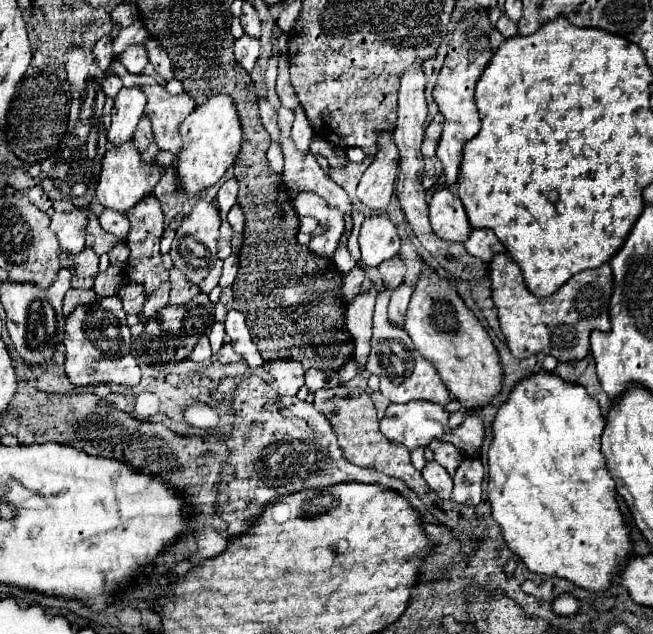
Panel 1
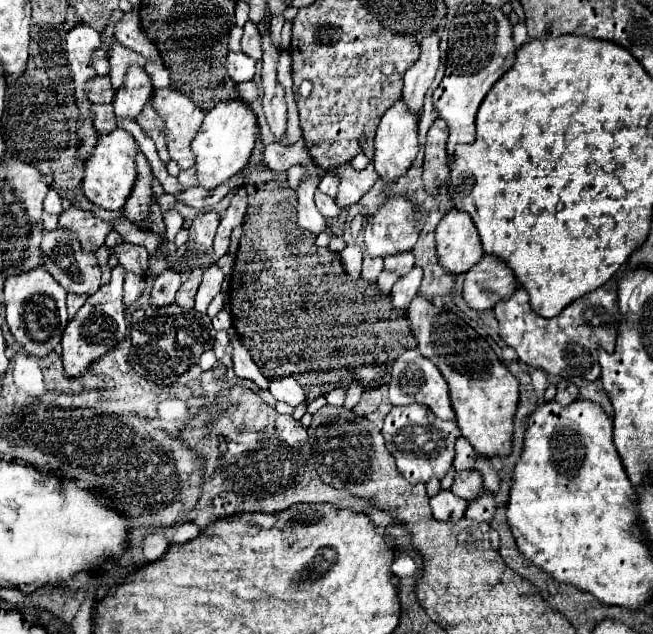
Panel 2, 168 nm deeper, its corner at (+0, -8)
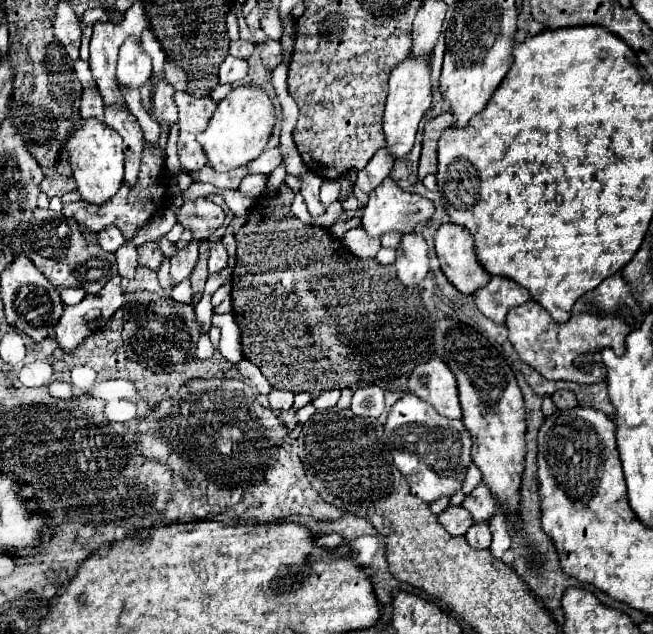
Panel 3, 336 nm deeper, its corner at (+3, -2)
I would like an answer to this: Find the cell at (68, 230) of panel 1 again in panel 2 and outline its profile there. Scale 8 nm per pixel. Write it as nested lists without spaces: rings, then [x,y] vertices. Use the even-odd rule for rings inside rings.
[[[71,207],[59,215],[59,225],[65,225],[69,231],[75,231],[83,251],[95,253],[103,243],[107,233],[113,229],[109,223],[97,219],[93,213]]]

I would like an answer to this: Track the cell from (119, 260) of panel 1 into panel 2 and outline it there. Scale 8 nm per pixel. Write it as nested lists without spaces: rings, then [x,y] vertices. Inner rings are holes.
[[[121,265],[113,267],[111,271],[111,283],[101,287],[95,295],[87,297],[85,305],[75,313],[75,317],[69,321],[69,325],[63,331],[61,347],[63,347],[63,365],[65,373],[73,379],[81,377],[83,371],[87,371],[99,357],[107,355],[117,343],[121,343],[127,337],[127,323],[125,323],[125,307],[123,307],[123,297],[121,297],[121,287],[123,287],[123,277],[125,269]]]

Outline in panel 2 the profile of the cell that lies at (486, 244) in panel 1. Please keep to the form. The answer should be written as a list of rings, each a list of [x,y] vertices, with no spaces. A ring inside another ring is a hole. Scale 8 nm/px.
[[[483,255],[477,267],[465,273],[463,299],[471,309],[493,309],[499,299],[507,299],[517,287],[513,271],[495,255]]]

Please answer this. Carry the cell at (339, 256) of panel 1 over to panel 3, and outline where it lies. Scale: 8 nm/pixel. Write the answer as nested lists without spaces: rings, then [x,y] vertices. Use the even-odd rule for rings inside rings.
[[[296,193],[294,201],[292,201],[292,213],[294,213],[294,217],[298,217],[302,223],[312,223],[312,217],[310,217],[308,207],[306,207],[306,203],[304,203],[304,199],[302,199],[300,193]]]

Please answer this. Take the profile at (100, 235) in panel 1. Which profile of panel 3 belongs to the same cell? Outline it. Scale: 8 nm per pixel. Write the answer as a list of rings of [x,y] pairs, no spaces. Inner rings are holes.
[[[144,243],[138,247],[138,263],[152,269],[152,271],[158,271],[162,261],[164,261],[164,253],[160,251],[160,245],[158,243]]]

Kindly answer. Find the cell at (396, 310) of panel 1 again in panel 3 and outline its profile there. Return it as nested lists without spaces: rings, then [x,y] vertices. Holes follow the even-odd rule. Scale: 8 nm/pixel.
[[[420,233],[402,235],[400,247],[396,249],[396,271],[404,285],[418,285],[428,273],[428,247]]]

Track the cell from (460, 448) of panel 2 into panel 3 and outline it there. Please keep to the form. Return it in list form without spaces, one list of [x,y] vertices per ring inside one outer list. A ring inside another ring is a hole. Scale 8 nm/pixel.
[[[472,463],[472,465],[468,467],[466,481],[464,481],[464,487],[462,487],[464,495],[472,493],[472,489],[476,489],[476,485],[478,485],[478,483],[482,483],[482,473],[480,473],[480,469],[478,469],[478,467]]]

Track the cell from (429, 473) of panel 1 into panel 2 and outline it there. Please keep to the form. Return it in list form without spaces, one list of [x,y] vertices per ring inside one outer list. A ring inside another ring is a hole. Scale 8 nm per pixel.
[[[441,489],[437,495],[433,495],[429,499],[429,503],[433,509],[433,517],[437,521],[455,521],[455,519],[463,517],[465,507],[467,507],[467,501],[459,499],[449,489]]]

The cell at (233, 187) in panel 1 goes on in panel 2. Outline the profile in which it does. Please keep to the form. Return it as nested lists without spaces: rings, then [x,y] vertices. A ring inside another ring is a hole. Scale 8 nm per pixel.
[[[239,189],[233,197],[231,197],[231,203],[225,211],[225,215],[221,217],[221,223],[219,223],[219,229],[217,229],[217,235],[215,235],[215,259],[219,259],[221,255],[227,253],[227,247],[229,247],[229,235],[231,231],[243,223],[243,217],[245,217],[245,209],[247,209],[247,193],[245,189]]]

